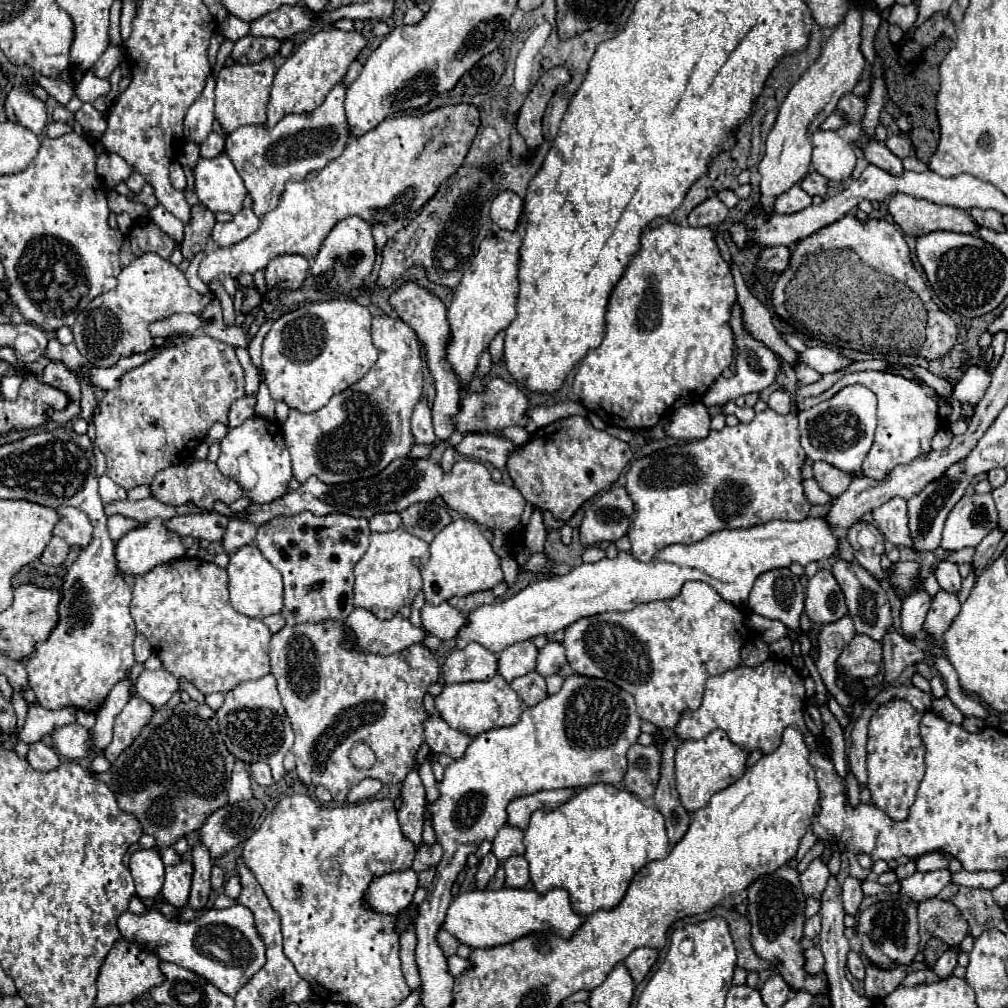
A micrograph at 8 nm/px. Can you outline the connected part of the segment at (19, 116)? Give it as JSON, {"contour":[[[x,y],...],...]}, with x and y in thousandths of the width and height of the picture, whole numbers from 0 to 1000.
{"contour":[[[24,84],[12,86],[4,102],[4,112],[8,120],[16,120],[36,134],[40,134],[46,124],[46,104]]]}

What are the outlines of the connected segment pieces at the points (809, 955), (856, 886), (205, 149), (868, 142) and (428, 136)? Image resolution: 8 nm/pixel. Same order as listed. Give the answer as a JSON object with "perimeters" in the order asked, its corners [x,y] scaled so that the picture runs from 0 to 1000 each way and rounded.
{"perimeters":[[[[806,938],[800,941],[800,963],[810,967],[810,965],[815,965],[817,961],[817,949],[815,949],[815,943],[812,938]]],[[[839,870],[835,878],[835,892],[837,892],[837,906],[849,908],[853,894],[855,894],[855,884],[853,884],[853,874],[847,870]]],[[[208,132],[206,138],[198,144],[200,156],[214,156],[222,150],[222,136],[218,132]]],[[[853,136],[853,146],[855,146],[855,150],[857,150],[857,156],[859,156],[865,164],[871,164],[873,168],[877,168],[879,172],[885,172],[885,174],[897,172],[895,160],[893,160],[879,144],[871,142],[869,138]]],[[[454,102],[454,104],[442,104],[435,106],[425,112],[413,112],[413,114],[389,114],[383,116],[373,128],[367,128],[359,136],[349,136],[341,148],[341,152],[333,158],[329,158],[312,178],[302,180],[286,180],[284,189],[276,201],[276,205],[260,215],[260,223],[256,229],[252,229],[248,235],[244,235],[238,241],[232,241],[228,245],[216,245],[214,249],[206,251],[202,259],[198,261],[196,275],[202,281],[208,281],[210,277],[216,277],[228,295],[234,291],[234,275],[244,269],[252,271],[256,267],[262,267],[266,259],[274,253],[282,251],[296,251],[304,257],[312,255],[321,239],[321,235],[327,231],[327,227],[339,219],[341,215],[355,213],[363,221],[381,221],[387,223],[391,219],[407,219],[411,211],[431,195],[435,186],[444,180],[448,172],[458,164],[468,138],[472,136],[476,124],[476,110],[470,104]]]]}

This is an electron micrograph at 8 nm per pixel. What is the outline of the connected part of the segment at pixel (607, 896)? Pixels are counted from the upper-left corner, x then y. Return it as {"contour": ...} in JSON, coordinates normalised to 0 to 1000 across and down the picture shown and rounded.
{"contour":[[[605,777],[579,781],[567,793],[548,805],[530,805],[526,811],[526,818],[520,824],[520,838],[520,850],[526,856],[526,870],[532,884],[542,886],[544,882],[560,880],[565,886],[567,902],[577,910],[583,910],[593,902],[611,900],[617,894],[627,870],[641,856],[659,852],[663,848],[663,830],[655,805],[641,801],[631,789]]]}

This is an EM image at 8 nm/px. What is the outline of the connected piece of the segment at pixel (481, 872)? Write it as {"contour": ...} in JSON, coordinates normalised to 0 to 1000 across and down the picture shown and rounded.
{"contour":[[[484,846],[478,854],[476,854],[476,860],[474,860],[474,866],[472,866],[472,882],[482,882],[484,874],[490,870],[494,862],[494,854],[488,846]]]}

